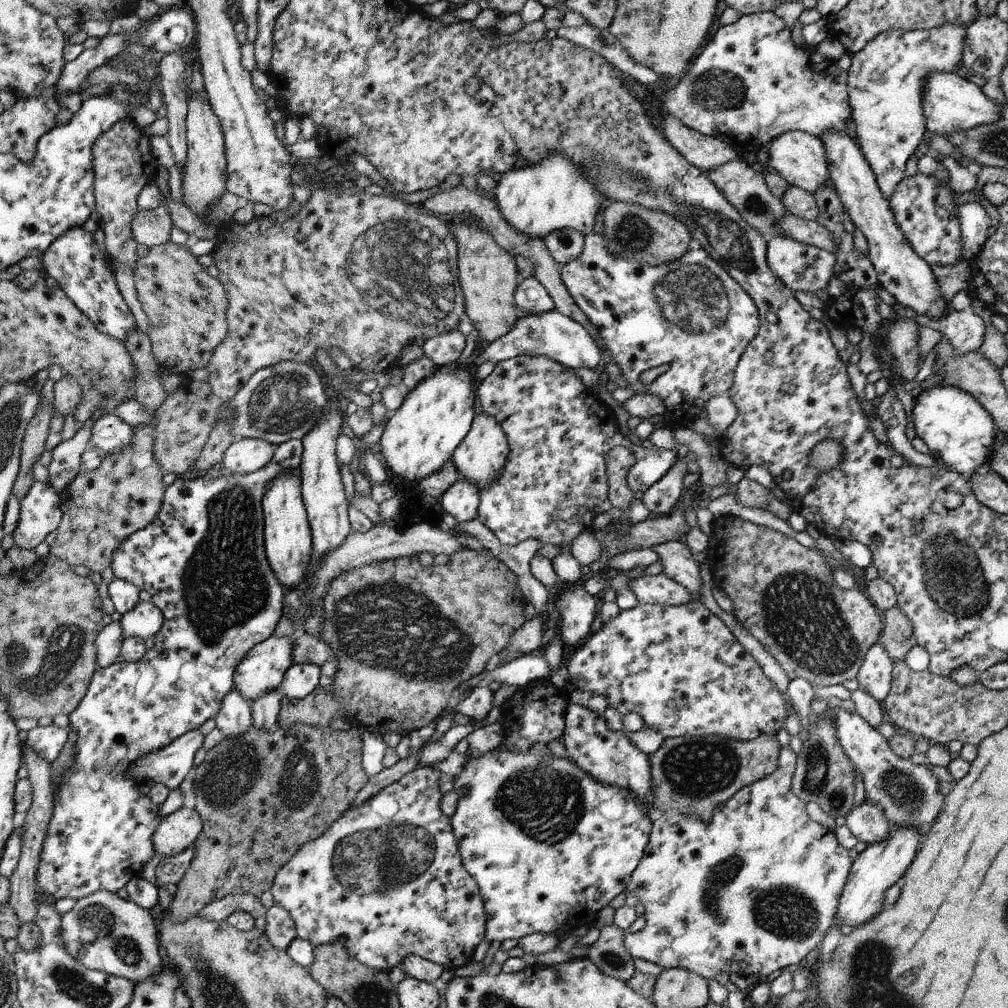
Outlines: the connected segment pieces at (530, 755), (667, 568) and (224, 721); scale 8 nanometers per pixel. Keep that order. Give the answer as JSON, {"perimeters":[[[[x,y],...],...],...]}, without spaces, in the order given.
{"perimeters":[[[[530,747],[525,751],[508,749],[492,749],[477,757],[466,756],[466,762],[460,774],[454,777],[452,791],[458,794],[457,806],[451,816],[451,825],[455,839],[462,855],[463,867],[470,872],[479,885],[480,896],[484,903],[486,924],[485,938],[488,942],[502,942],[508,939],[519,940],[534,933],[557,934],[569,932],[578,926],[587,926],[596,922],[600,911],[610,904],[620,892],[626,892],[635,870],[641,864],[647,845],[650,844],[650,834],[653,822],[650,821],[645,804],[628,789],[616,785],[605,785],[589,775],[584,769],[568,757],[555,755],[543,756],[539,751]]],[[[668,541],[654,545],[652,548],[659,556],[664,574],[676,582],[683,583],[693,596],[692,600],[699,601],[701,589],[700,568],[703,566],[694,560],[691,550],[680,541]]],[[[235,688],[224,697],[223,704],[215,721],[218,730],[226,737],[240,737],[254,724],[251,706],[254,704],[245,699]]]]}

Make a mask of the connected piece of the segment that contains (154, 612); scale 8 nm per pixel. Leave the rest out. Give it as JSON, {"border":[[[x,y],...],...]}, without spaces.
{"border":[[[139,601],[132,610],[118,617],[124,639],[140,637],[146,640],[163,625],[162,611],[151,601]]]}

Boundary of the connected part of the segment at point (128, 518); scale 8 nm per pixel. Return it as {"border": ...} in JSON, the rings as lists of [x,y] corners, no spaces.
{"border":[[[152,424],[132,427],[134,434],[130,444],[119,451],[102,454],[101,464],[94,470],[82,469],[61,493],[60,508],[63,516],[59,528],[55,530],[55,538],[50,542],[49,552],[57,559],[71,566],[86,566],[91,572],[101,573],[111,566],[111,558],[121,542],[132,533],[147,527],[158,517],[162,508],[162,470],[152,458]]]}

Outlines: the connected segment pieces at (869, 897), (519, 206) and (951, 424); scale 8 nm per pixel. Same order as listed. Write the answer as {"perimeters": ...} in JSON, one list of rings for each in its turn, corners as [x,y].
{"perimeters":[[[[893,824],[885,839],[869,844],[858,855],[852,863],[832,927],[842,925],[845,930],[852,930],[886,908],[883,905],[884,892],[896,884],[912,864],[921,835],[922,832],[916,827]]],[[[551,153],[538,165],[504,173],[496,181],[494,199],[502,216],[516,232],[530,239],[544,239],[555,230],[572,229],[584,236],[594,230],[603,196],[565,155]]],[[[932,385],[929,390],[925,389],[913,398],[910,414],[912,424],[914,424],[914,432],[916,432],[915,436],[920,437],[926,443],[930,454],[937,458],[942,465],[966,478],[971,478],[971,474],[976,471],[986,469],[991,448],[999,433],[990,414],[971,394],[955,386]]]]}

